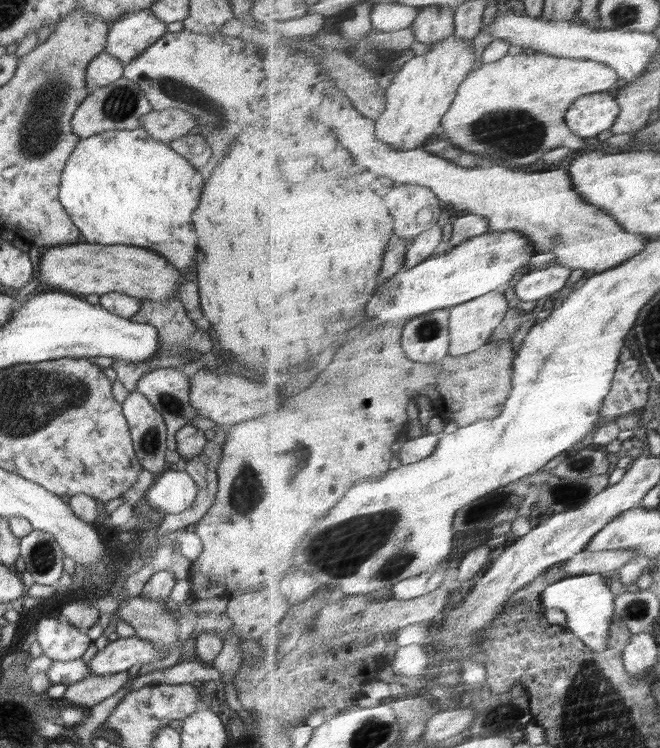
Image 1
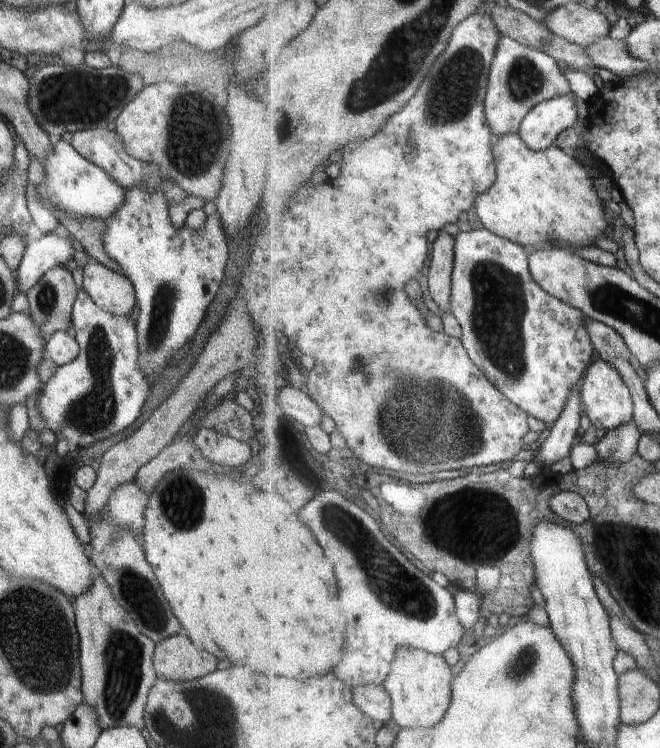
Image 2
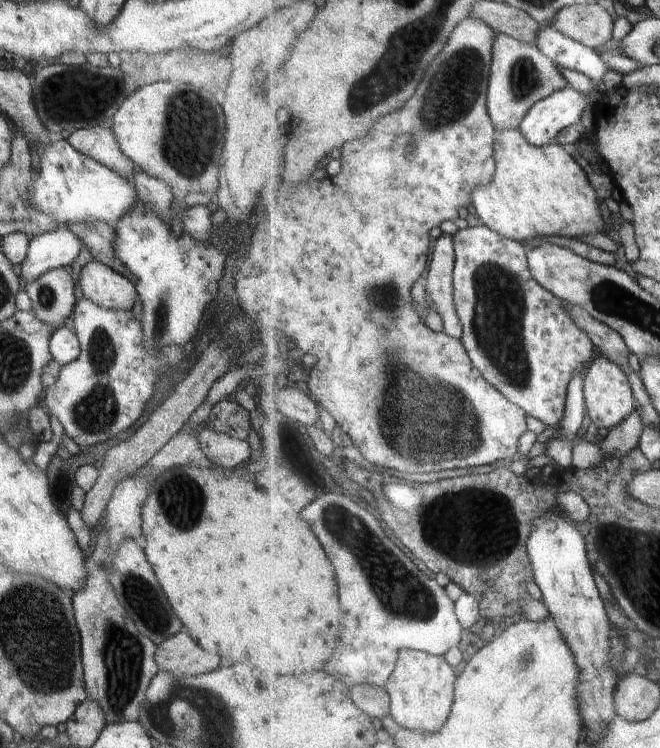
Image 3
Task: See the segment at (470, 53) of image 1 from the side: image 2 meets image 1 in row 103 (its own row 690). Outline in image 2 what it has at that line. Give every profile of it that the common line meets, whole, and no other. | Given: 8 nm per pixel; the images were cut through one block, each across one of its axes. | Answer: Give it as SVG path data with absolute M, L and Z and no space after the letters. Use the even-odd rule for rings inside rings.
M412 646L399 648L391 676L384 682L392 697L393 722L396 727L432 729L439 726L451 709L455 678L454 670L448 664L445 655Z

